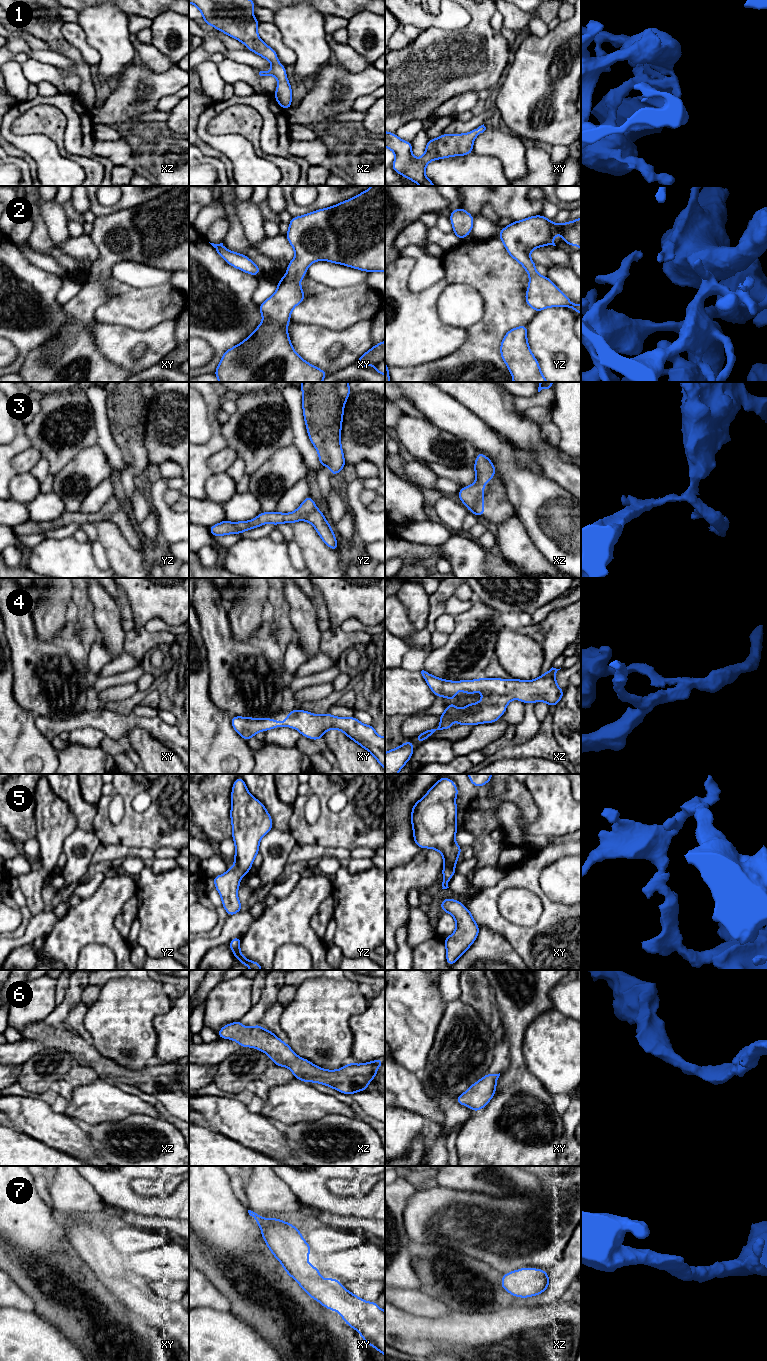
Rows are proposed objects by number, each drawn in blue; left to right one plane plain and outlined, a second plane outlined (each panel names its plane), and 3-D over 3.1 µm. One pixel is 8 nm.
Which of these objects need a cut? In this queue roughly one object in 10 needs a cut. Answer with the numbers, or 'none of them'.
none of them

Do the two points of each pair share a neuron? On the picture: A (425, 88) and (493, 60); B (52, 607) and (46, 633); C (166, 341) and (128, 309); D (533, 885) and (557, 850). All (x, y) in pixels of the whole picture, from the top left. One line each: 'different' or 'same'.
A: same
B: same
C: different
D: same

